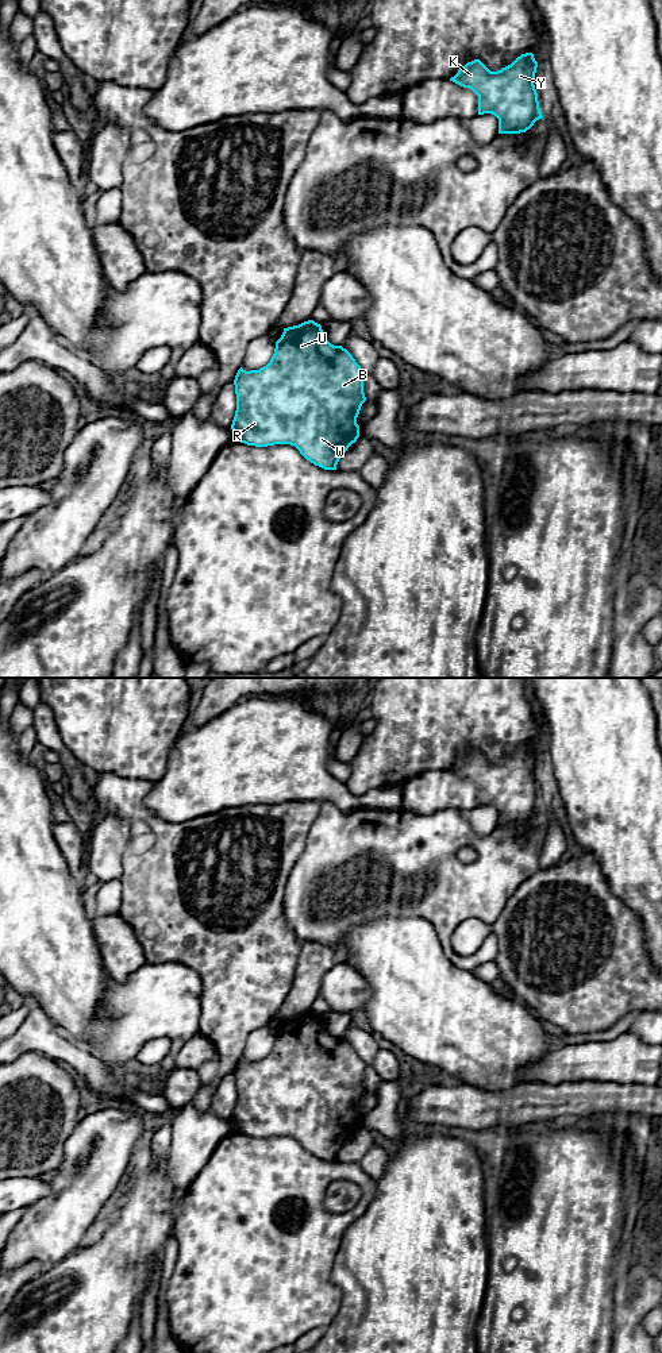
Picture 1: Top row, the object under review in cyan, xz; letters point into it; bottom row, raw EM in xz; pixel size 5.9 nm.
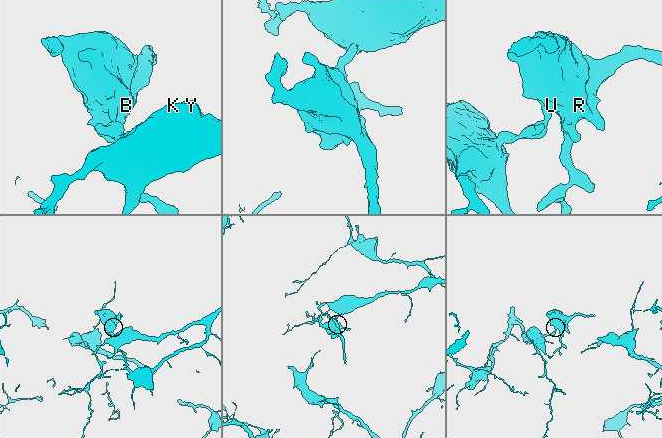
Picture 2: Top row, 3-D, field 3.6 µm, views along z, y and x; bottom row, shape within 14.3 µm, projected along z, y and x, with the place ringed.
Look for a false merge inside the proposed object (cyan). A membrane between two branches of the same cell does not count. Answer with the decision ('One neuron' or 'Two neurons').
Two neurons

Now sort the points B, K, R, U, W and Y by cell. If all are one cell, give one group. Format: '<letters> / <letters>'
B R U W / K Y

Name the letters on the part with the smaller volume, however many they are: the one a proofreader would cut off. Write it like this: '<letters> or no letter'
B, R, U, W

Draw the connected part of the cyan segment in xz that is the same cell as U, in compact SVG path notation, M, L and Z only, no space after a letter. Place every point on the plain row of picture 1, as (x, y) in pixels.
M304 1013L284 1019L270 1053L259 1061L238 1061L234 1076L236 1102L231 1115L235 1133L247 1137L295 1137L324 1161L336 1161L347 1140L359 1129L357 1109L366 1092L365 1063L342 1037L331 1036L320 1015Z

